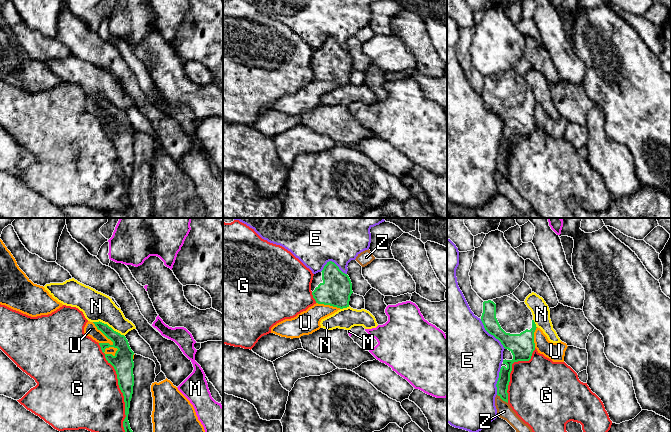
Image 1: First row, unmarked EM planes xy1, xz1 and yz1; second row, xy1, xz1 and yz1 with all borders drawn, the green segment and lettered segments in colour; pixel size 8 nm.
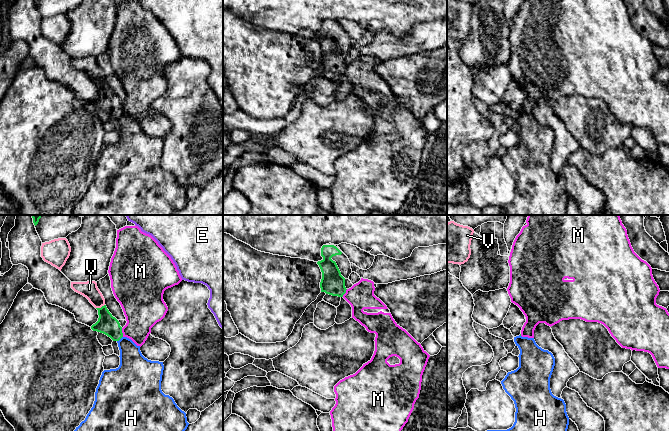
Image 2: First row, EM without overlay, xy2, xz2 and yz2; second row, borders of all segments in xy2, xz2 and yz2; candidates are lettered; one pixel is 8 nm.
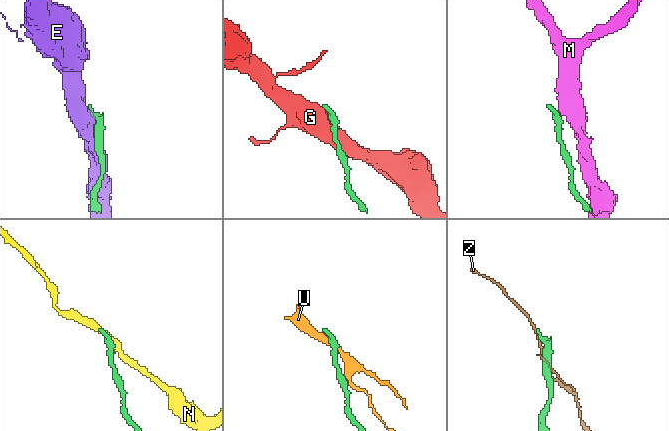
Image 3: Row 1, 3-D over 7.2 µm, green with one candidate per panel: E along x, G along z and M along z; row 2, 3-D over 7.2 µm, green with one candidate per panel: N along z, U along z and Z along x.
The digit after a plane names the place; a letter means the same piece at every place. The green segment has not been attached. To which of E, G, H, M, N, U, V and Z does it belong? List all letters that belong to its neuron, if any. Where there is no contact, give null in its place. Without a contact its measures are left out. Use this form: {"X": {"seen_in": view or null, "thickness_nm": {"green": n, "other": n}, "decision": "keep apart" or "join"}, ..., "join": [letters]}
{"E": {"seen_in": "yz1", "thickness_nm": {"green": 190, "other": 480}, "decision": "keep apart"}, "G": {"seen_in": "xy1", "thickness_nm": {"green": 160, "other": 500}, "decision": "keep apart"}, "H": {"seen_in": "xy2", "thickness_nm": {"green": 160, "other": 220}, "decision": "join"}, "M": {"seen_in": "xy2", "thickness_nm": {"green": 160, "other": 300}, "decision": "keep apart"}, "N": {"seen_in": "xy1", "thickness_nm": {"green": 120, "other": 240}, "decision": "keep apart"}, "U": {"seen_in": "xy1", "thickness_nm": {"green": 160, "other": 100}, "decision": "keep apart"}, "V": {"seen_in": "xy2", "thickness_nm": {"green": 160, "other": 140}, "decision": "keep apart"}, "Z": {"seen_in": "yz1", "thickness_nm": {"green": 100, "other": 120}, "decision": "keep apart"}, "join": ["H"]}

